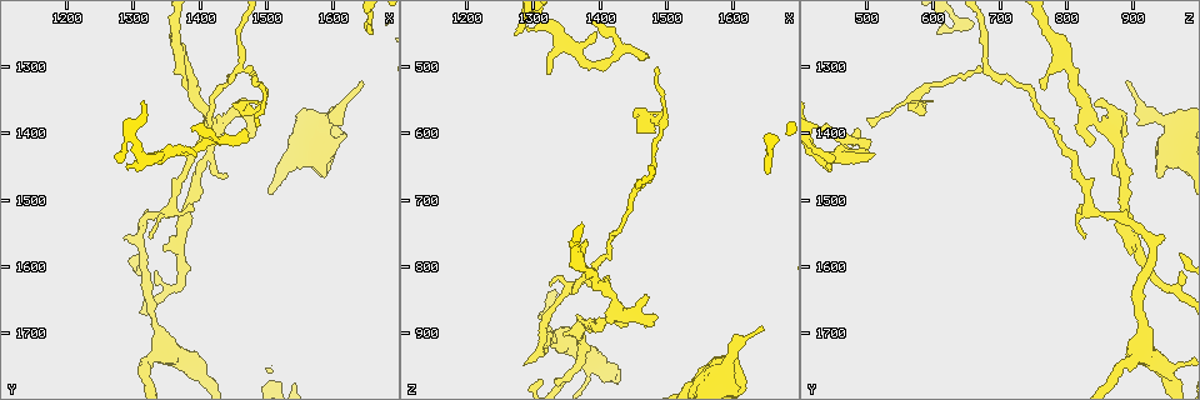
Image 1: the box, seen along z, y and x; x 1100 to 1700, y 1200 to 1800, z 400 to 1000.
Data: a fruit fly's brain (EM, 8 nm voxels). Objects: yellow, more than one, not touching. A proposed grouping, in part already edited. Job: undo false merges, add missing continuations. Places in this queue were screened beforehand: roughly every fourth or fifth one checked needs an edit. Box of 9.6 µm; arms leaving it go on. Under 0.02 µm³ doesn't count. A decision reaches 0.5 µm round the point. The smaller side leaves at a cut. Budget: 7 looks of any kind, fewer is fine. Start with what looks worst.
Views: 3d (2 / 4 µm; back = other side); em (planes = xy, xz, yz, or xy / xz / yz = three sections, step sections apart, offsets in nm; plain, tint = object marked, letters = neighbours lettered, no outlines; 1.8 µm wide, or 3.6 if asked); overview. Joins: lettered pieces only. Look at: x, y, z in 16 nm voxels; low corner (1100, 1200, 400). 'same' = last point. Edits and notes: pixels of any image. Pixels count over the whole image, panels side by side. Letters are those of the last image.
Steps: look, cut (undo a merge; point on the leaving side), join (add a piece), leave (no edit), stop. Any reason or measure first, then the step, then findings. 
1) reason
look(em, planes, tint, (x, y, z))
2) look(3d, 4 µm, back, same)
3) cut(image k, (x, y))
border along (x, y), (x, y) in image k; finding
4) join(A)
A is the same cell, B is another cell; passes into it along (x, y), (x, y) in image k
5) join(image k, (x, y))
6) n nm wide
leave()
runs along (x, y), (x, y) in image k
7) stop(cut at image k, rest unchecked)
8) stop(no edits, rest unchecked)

tapers out
look(3d, 4 µm, (1640, 1320, 895))

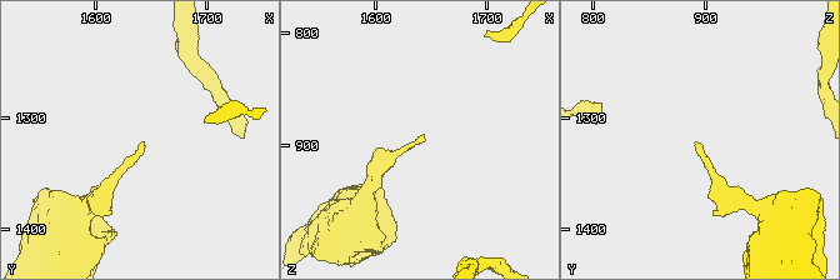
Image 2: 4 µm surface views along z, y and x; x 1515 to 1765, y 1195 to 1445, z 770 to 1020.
now the EM
look(em, planes, letters, (1644, 1320, 892))

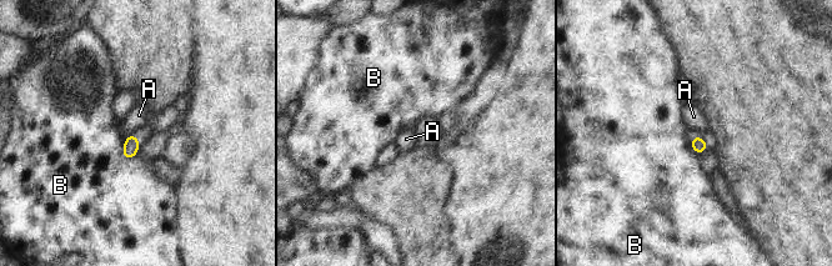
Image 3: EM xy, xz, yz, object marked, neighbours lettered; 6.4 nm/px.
B touches over 160 nm
leave()
A and B are other cells; border along (131, 132), (125, 137) in image 3; none of them fits

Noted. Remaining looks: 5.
look(em, planes, letters, (1395, 1430, 445))

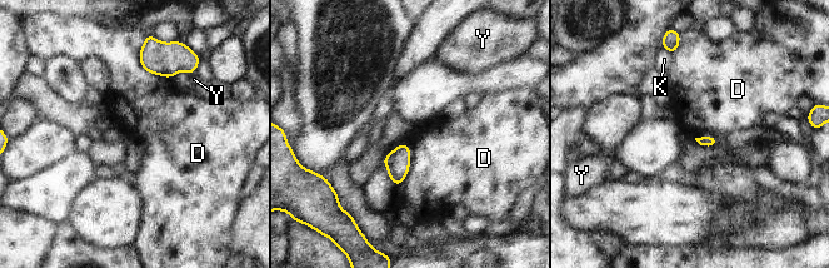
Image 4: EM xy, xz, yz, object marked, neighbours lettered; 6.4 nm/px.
leave()
D, K and Y are other cells; border along (410, 145), (410, 167), (400, 184) in image 4; none of them fits

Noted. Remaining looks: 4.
free end
look(em, planes, letters, (1465, 1405, 890))

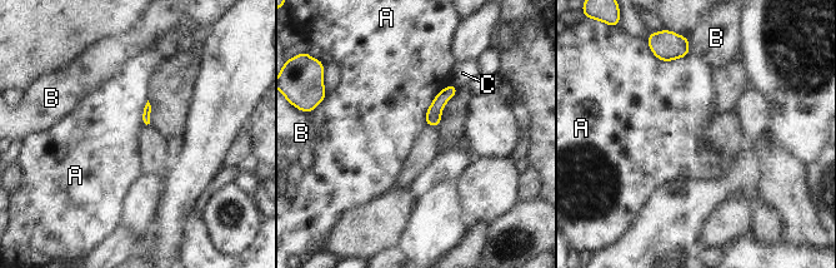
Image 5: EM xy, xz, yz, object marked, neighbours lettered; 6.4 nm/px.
leave()
A, B and C are other cells; none of them fits

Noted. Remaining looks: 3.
stop(no edits, rest unchecked)

